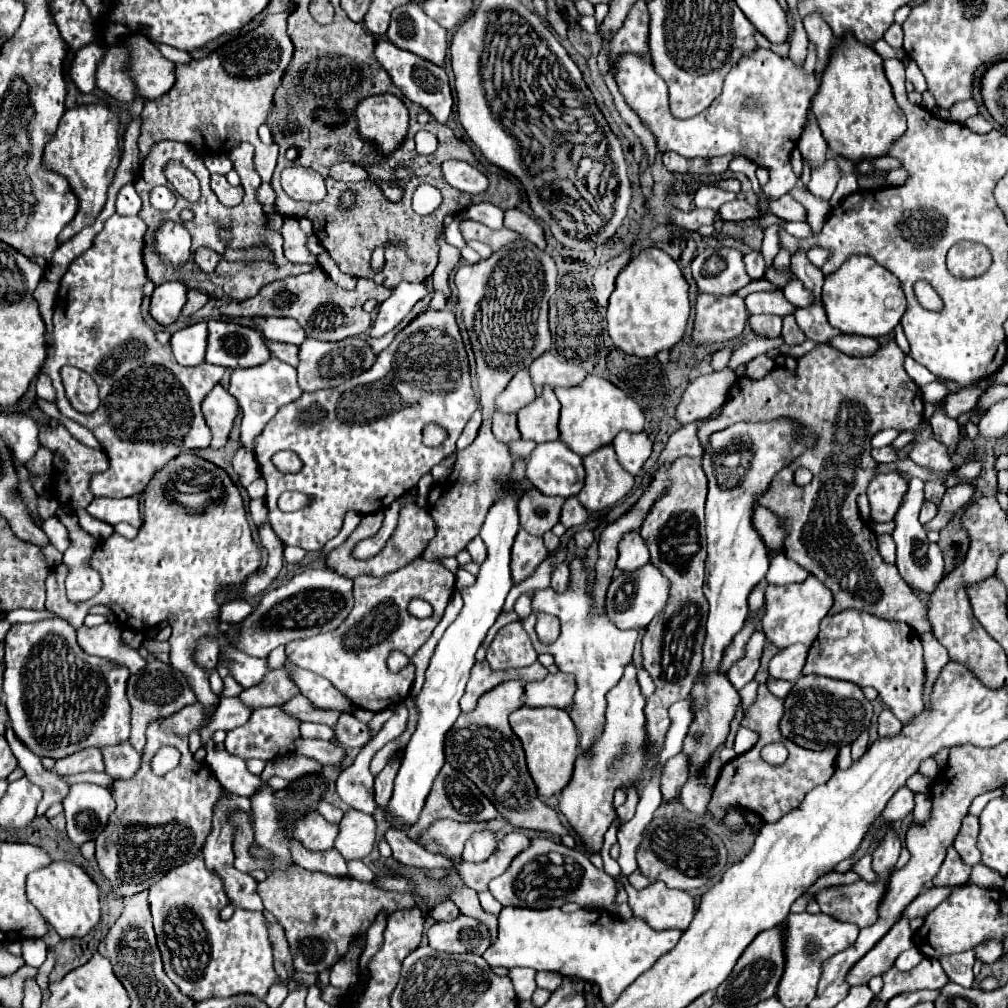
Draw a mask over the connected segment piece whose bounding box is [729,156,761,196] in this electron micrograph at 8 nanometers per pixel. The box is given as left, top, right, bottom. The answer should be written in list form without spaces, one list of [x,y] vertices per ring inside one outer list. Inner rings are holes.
[[[737,156],[737,158],[733,158],[733,160],[731,160],[729,170],[747,174],[747,176],[749,176],[749,180],[753,182],[753,190],[757,192],[757,196],[761,196],[761,188],[757,186],[757,178],[755,178],[755,170],[757,170],[757,166],[755,166],[755,164],[751,164],[751,160],[747,160],[747,158],[739,158],[739,156]]]

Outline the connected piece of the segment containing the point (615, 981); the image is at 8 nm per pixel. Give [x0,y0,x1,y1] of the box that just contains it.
[483,906,681,1006]

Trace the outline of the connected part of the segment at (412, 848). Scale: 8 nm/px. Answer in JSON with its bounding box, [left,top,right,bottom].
[385,826,451,868]

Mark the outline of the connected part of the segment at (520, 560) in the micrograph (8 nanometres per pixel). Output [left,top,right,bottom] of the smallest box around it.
[511,530,549,584]

